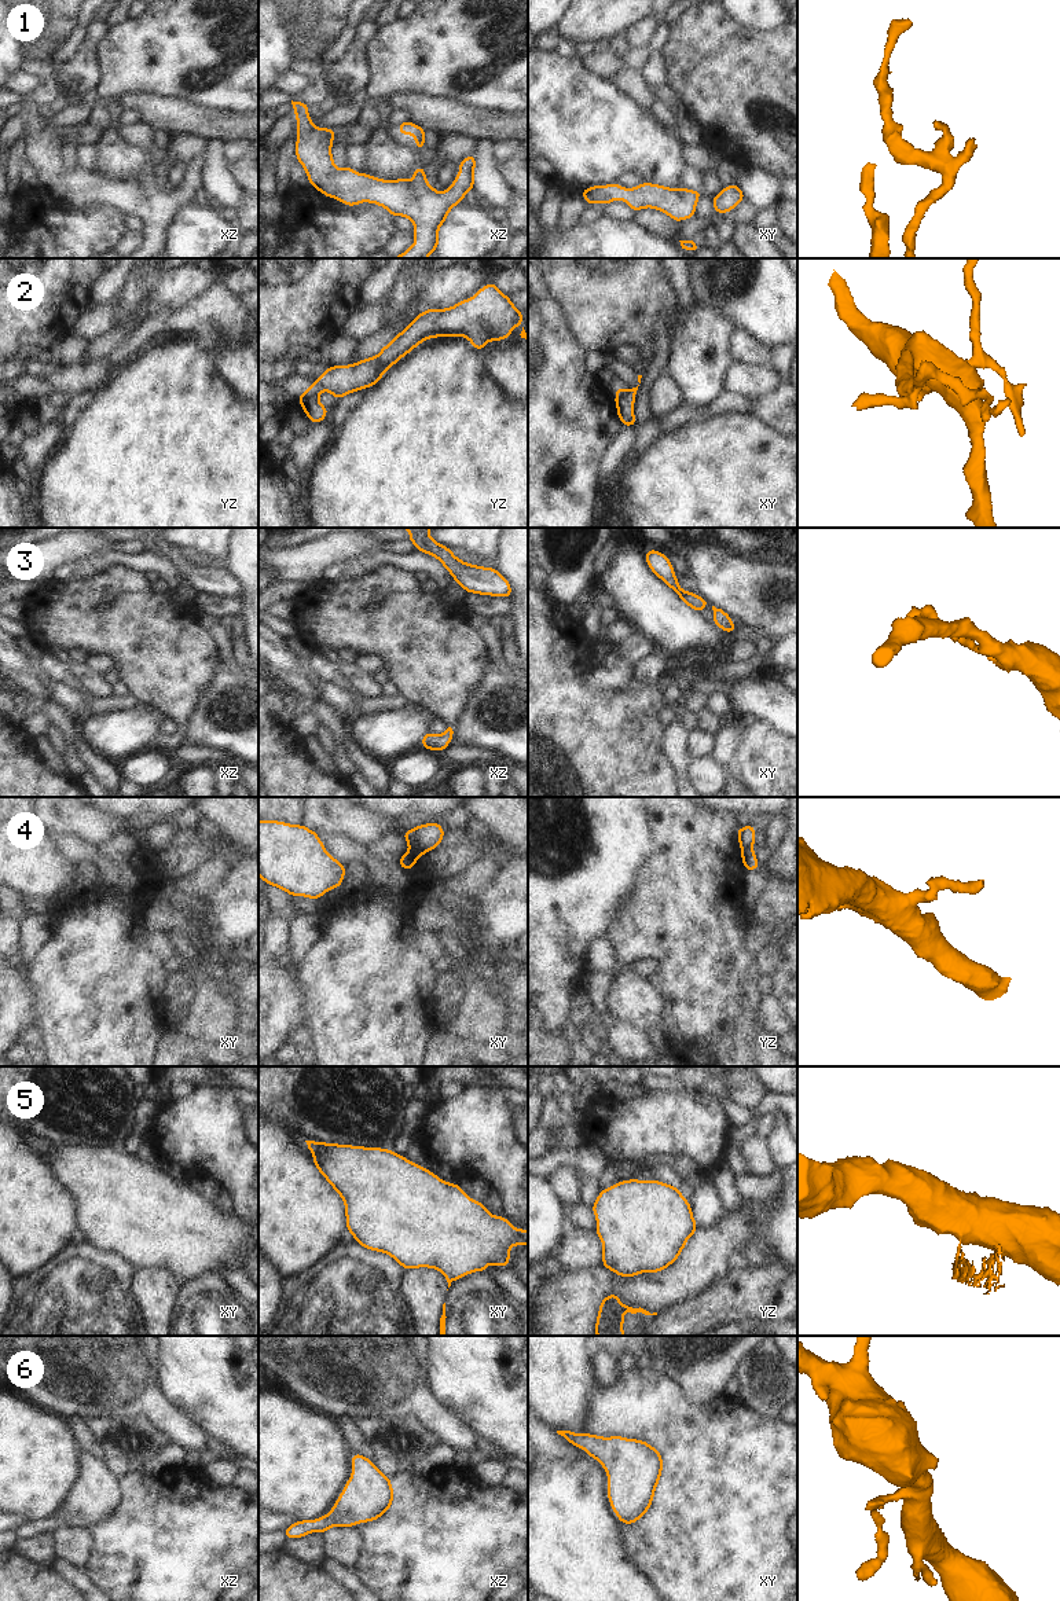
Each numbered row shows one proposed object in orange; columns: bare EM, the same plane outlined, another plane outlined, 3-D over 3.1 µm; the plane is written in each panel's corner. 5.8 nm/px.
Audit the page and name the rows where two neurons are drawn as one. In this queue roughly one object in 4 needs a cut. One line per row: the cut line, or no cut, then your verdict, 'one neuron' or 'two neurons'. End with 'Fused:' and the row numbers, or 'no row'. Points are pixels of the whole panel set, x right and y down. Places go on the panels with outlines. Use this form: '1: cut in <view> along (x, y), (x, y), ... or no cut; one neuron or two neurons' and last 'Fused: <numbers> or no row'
1: no cut; one neuron
2: cut in yz along (307, 390), (316, 396); two neurons
3: no cut; one neuron
4: cut in xy along (410, 847), (415, 847), (422, 854); two neurons
5: cut in xy along (444, 1274), (451, 1281); two neurons
6: no cut; one neuron
Fused: 2, 4, 5

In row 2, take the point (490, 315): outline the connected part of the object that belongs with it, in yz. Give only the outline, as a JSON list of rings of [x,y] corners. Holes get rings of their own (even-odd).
[[[494,282],[488,283],[472,298],[462,300],[451,308],[421,312],[375,357],[329,367],[307,392],[319,396],[327,390],[340,400],[377,385],[392,366],[429,338],[465,337],[474,349],[483,350],[488,341],[506,339],[516,326],[522,327],[522,315],[509,295],[505,295]],[[524,327],[520,335],[527,339]]]

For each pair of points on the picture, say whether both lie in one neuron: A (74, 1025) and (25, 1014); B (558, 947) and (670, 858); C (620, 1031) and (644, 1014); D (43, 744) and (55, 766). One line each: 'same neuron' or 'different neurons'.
A: different neurons
B: different neurons
C: different neurons
D: same neuron

